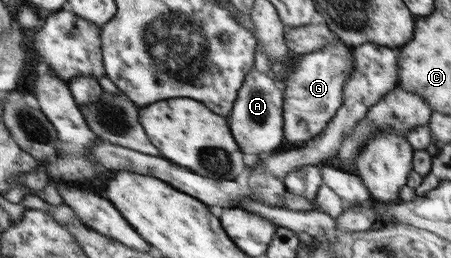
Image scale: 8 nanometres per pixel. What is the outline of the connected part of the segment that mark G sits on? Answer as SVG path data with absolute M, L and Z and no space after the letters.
M338 40L334 46L326 46L322 50L314 50L308 54L302 54L294 66L292 72L288 72L284 80L284 134L288 144L302 147L312 138L319 136L331 123L346 100L344 83L348 75L354 71L354 52L352 47Z

